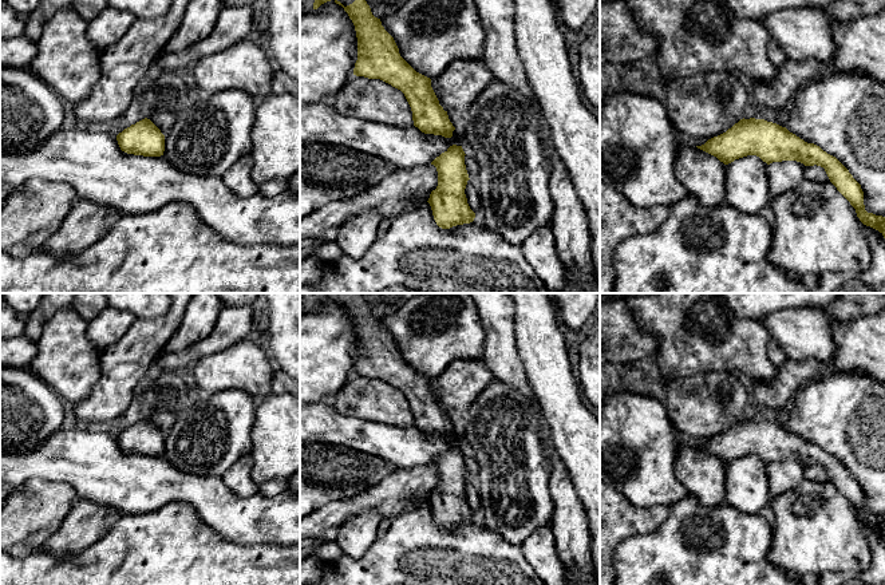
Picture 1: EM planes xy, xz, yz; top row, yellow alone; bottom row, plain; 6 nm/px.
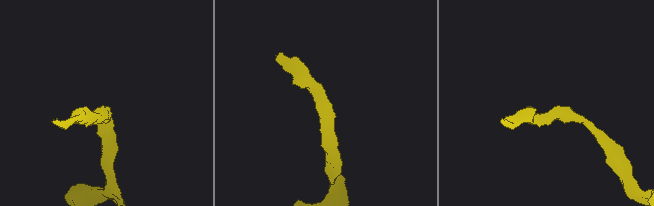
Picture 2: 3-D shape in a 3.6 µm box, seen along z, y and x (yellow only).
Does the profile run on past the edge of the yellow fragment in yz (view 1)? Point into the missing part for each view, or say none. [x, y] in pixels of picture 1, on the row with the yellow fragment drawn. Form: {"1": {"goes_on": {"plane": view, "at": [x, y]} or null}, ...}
{"1": {"goes_on": null}}

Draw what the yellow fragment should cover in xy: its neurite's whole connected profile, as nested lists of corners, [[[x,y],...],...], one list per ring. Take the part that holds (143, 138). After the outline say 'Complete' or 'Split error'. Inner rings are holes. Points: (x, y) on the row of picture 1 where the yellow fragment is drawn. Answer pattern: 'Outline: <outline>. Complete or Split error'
Outline: [[[147,118],[131,124],[116,135],[122,151],[143,157],[161,157],[165,151],[165,135]]]. Complete

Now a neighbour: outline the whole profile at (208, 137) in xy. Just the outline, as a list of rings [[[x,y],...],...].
[[[241,90],[201,94],[175,115],[165,138],[170,163],[181,171],[221,177],[252,151],[256,99]]]

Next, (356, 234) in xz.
[[[374,210],[360,213],[340,226],[335,242],[344,254],[357,260],[375,242],[380,221]]]

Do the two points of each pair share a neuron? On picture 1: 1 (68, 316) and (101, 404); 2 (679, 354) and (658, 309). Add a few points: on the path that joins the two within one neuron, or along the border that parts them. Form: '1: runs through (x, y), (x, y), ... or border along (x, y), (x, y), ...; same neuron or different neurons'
1: border along (99, 354), (99, 379), (85, 399), (71, 406); different neurons
2: runs through (679, 343), (679, 331), (668, 320); same neuron

